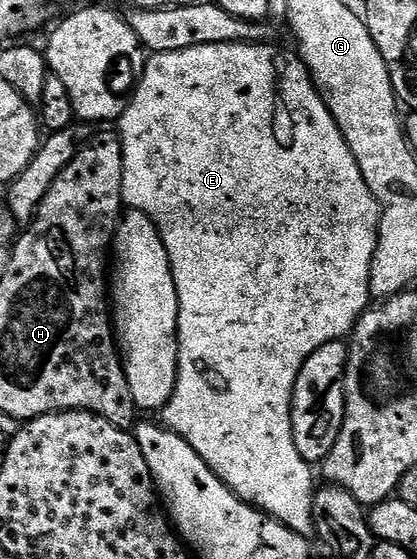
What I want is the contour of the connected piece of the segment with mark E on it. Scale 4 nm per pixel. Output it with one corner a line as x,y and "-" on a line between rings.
218,43
217,45
197,45
180,51
157,51
148,58
143,74
139,76
139,82
133,88
127,107
123,110
118,120
117,134
123,140
123,202
132,211
140,211
149,216
155,222
155,228
159,230
159,236
163,239
165,249
169,253
169,261
173,269
173,281
177,285
177,297
179,298
179,368
177,369
177,385
173,389
173,397
163,406
161,412
162,426
168,431
177,433
189,445
193,445
195,452
217,473
217,477
239,499
259,508
264,515
270,515
272,519
279,520
289,529
293,529
298,535
310,536
315,529
313,513
313,497
317,490
317,482
311,476
312,464
306,463
297,453
297,445
293,441
293,429
291,428
291,398
295,392
295,382
309,357
321,349
326,343
338,343
344,337
350,336
356,323
359,322
364,311
372,302
371,290
369,289
369,277
373,269
373,253
377,253
377,241
379,240
379,202
373,197
369,185
365,185
365,177
325,101
319,96
315,83
311,80
311,73
307,70
302,59
294,50
282,51
279,47
271,47
267,43

